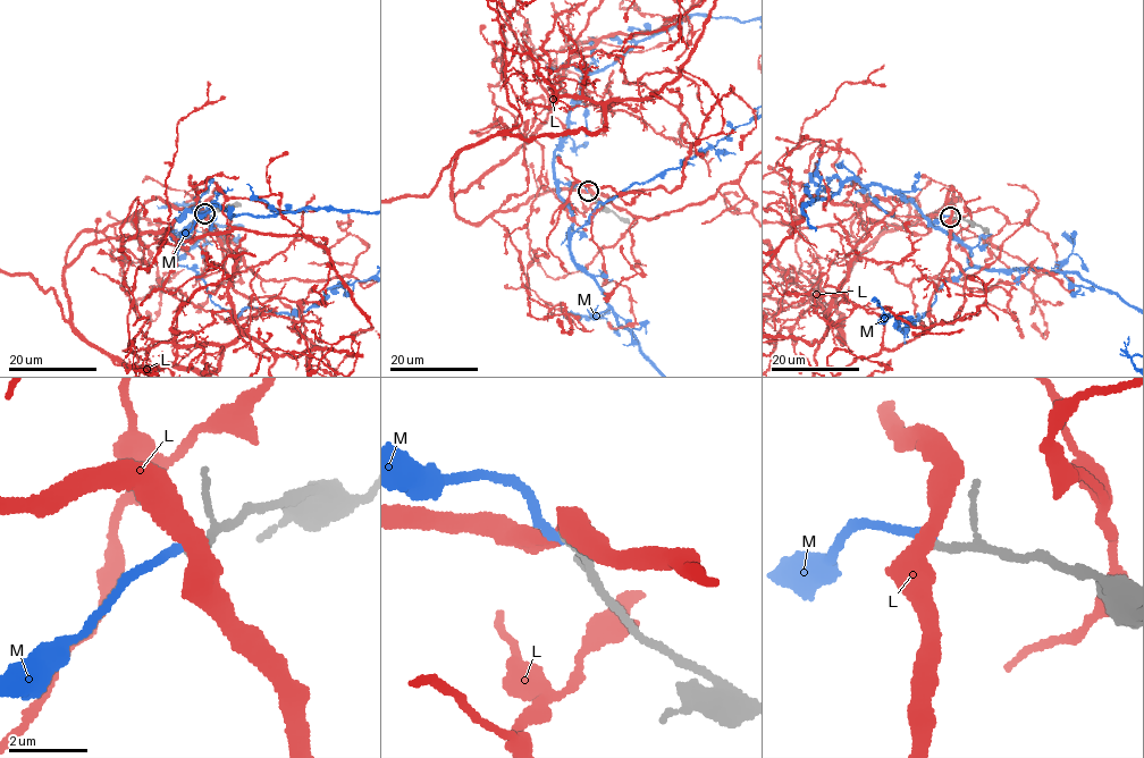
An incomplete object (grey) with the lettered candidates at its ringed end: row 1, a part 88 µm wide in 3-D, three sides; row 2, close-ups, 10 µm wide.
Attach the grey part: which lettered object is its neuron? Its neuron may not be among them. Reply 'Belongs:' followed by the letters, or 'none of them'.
Belongs: none of them

